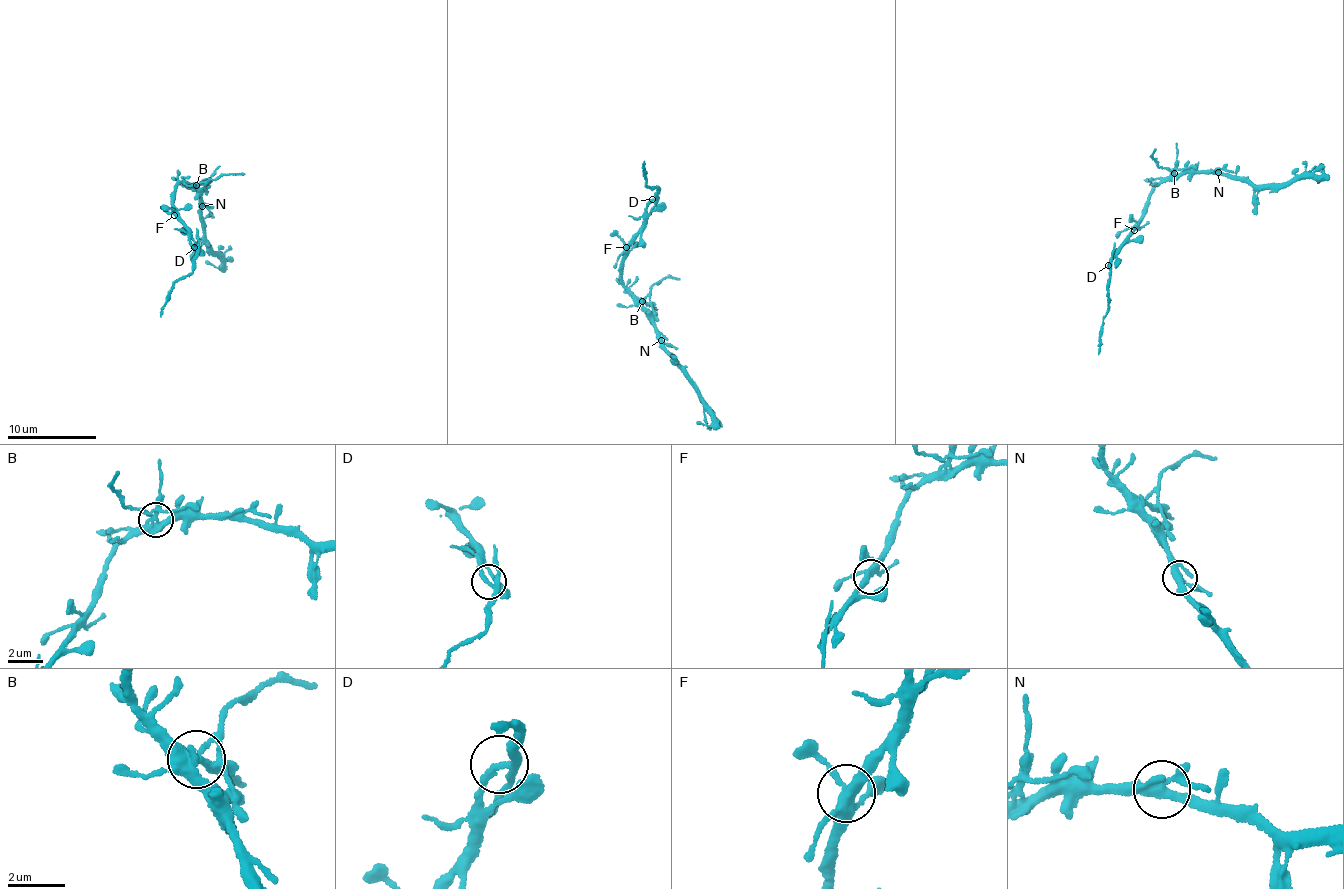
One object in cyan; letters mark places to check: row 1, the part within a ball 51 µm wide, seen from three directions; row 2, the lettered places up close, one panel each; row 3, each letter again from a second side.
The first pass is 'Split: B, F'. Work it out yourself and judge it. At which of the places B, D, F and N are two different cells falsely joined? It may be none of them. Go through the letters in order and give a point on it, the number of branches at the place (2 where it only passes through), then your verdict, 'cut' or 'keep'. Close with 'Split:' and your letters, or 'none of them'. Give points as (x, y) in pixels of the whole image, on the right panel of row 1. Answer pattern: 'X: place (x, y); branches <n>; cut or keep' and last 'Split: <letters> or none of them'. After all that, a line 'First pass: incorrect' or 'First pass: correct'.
B: place (1174, 173); branches 6; cut
D: place (1108, 265); branches 3; cut
F: place (1134, 230); branches 5; keep
N: place (1218, 172); branches 5; keep
Split: B, D
First pass: incorrect

